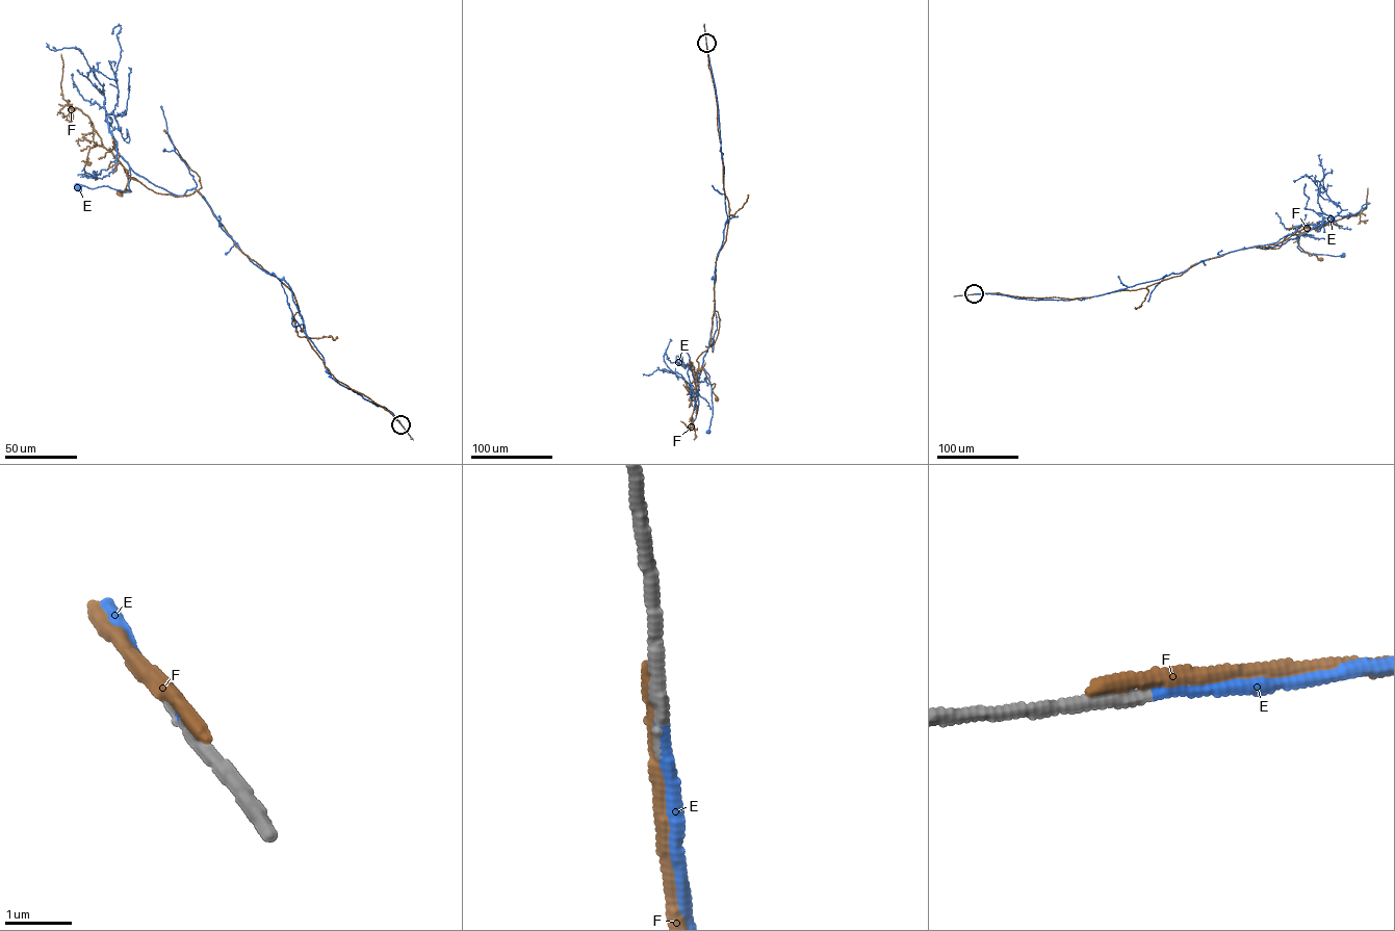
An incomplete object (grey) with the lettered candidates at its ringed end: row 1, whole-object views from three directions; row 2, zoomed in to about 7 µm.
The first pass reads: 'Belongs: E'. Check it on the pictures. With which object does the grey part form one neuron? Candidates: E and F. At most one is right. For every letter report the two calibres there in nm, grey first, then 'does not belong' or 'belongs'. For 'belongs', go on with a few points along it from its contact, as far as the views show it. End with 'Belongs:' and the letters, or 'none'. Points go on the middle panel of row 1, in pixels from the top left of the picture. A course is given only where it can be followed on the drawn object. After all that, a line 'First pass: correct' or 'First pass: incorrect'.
E: calibres 190 and 180 nm; belongs; course (706, 42), (718, 105), (727, 216), (716, 262), (715, 310), (702, 365), (712, 387), (713, 410), (707, 432)
F: calibres 240 and 280 nm; does not belong
Belongs: E
First pass: correct

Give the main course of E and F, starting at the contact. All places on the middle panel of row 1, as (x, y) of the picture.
E: (706, 42), (718, 105), (727, 216), (716, 262), (715, 310), (702, 365), (712, 387), (713, 410), (707, 432)
F: (706, 42), (729, 216), (725, 240), (716, 261), (709, 345), (697, 361), (698, 369), (715, 384), (716, 399)

